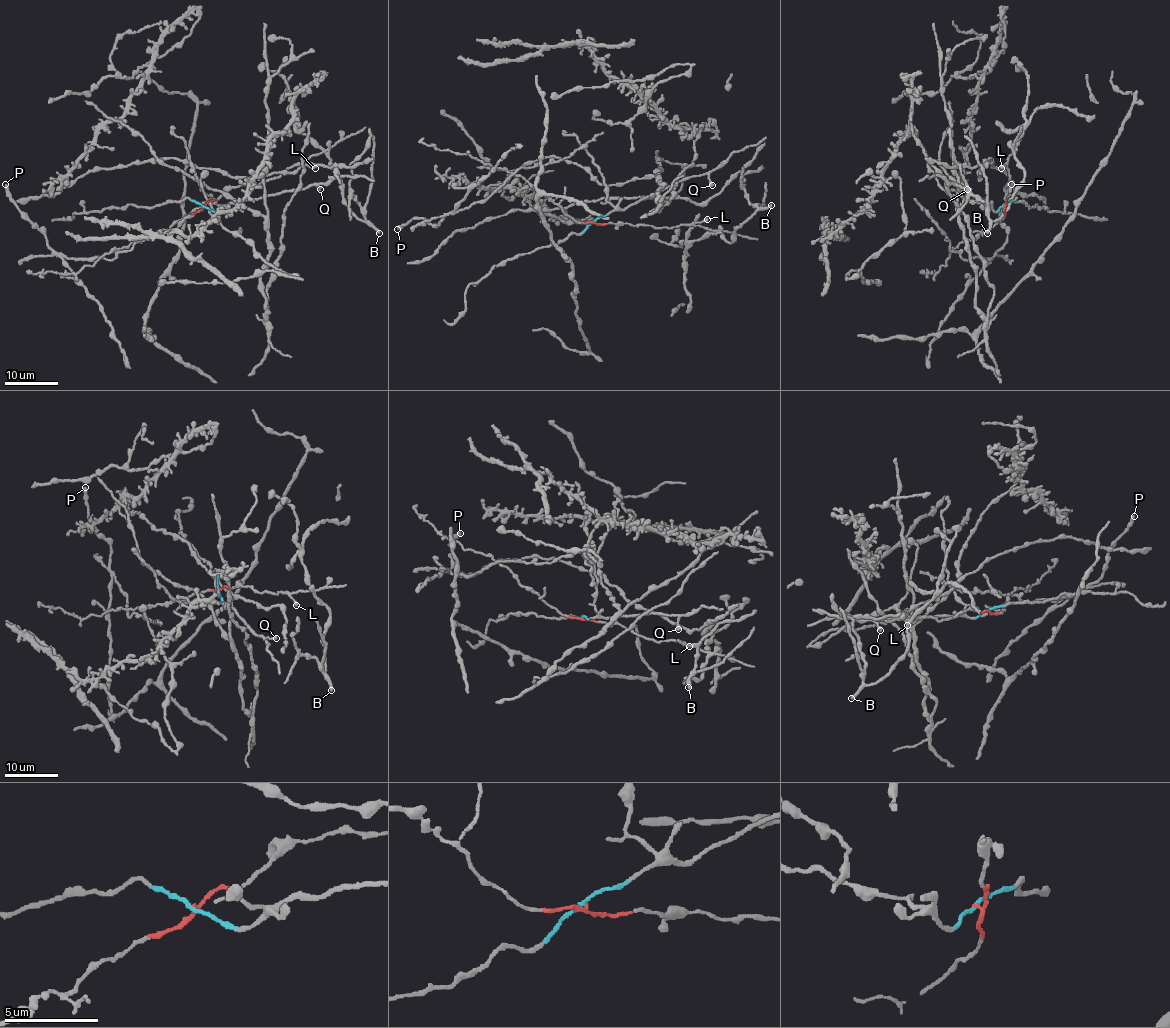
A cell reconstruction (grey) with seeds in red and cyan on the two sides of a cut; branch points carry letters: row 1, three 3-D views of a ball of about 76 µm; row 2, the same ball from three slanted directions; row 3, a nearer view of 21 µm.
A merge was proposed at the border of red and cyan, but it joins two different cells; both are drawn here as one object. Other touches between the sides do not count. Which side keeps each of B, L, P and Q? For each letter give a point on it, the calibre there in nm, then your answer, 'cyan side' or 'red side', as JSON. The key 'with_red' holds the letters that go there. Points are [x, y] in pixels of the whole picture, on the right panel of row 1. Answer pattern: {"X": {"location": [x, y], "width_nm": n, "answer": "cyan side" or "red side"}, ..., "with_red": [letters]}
{"B": {"location": [987, 233], "width_nm": 280, "answer": "red side"}, "L": {"location": [1001, 168], "width_nm": 400, "answer": "red side"}, "P": {"location": [1011, 184], "width_nm": 300, "answer": "red side"}, "Q": {"location": [967, 189], "width_nm": 440, "answer": "cyan side"}, "with_red": ["B", "L", "P"]}

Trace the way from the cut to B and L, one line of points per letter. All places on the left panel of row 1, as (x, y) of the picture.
B: (202, 205), (219, 199), (233, 187), (278, 177), (324, 152), (336, 169), (347, 207), (379, 233)
L: (202, 205), (219, 199), (233, 187), (259, 184), (278, 177), (298, 164), (315, 168)

